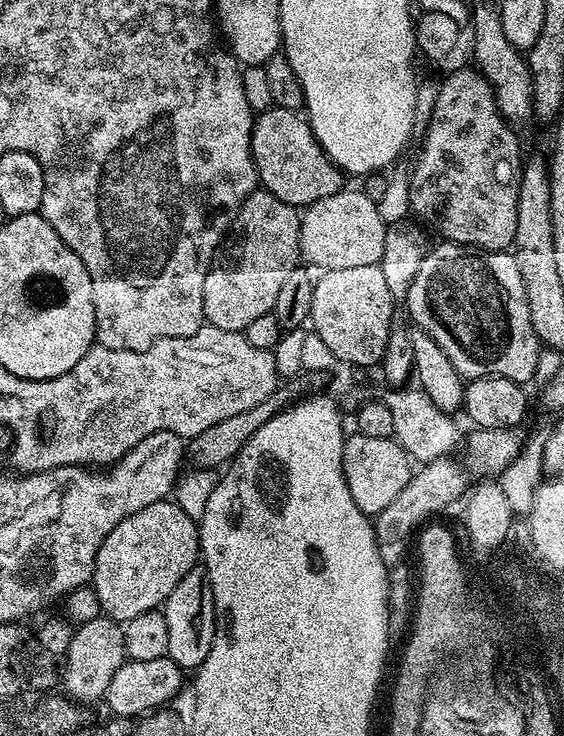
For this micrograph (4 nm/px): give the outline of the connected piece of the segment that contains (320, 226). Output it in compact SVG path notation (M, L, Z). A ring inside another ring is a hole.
M350 188L340 189L333 195L307 205L301 215L299 232L303 261L321 271L379 264L388 227L379 210L379 205L362 190Z

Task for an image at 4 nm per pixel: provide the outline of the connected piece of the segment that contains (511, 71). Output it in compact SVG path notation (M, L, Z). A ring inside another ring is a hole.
M495 7L480 8L471 13L470 29L476 37L472 40L472 56L475 67L490 82L496 94L496 104L501 115L510 122L518 122L531 117L532 111L532 79L528 69L525 53L519 48L510 46L506 34L502 34L500 13Z

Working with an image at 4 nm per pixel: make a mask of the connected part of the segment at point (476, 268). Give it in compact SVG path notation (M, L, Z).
M440 242L437 248L435 245L429 251L428 256L422 262L421 269L418 270L413 284L408 290L406 304L408 304L409 314L412 315L413 321L411 323L415 327L421 328L426 334L430 334L430 338L434 338L434 342L438 342L438 346L442 346L442 350L446 350L446 358L450 358L450 362L454 362L454 370L458 370L458 374L463 376L465 381L486 378L487 376L501 376L502 378L510 378L510 382L524 386L527 385L528 379L531 378L532 380L537 375L542 345L534 334L534 322L530 322L530 306L526 298L526 286L522 282L522 274L518 270L518 262L511 251L491 252L481 248L471 248L468 244Z

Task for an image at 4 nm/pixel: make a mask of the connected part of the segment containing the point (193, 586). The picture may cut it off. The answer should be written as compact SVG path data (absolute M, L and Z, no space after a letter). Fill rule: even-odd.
M203 567L191 568L170 590L164 599L162 611L166 618L166 630L170 634L168 643L168 657L185 670L195 670L202 662L206 662L206 654L210 654L210 646L214 642L214 626L216 625L216 611L214 610L214 594L208 573Z

